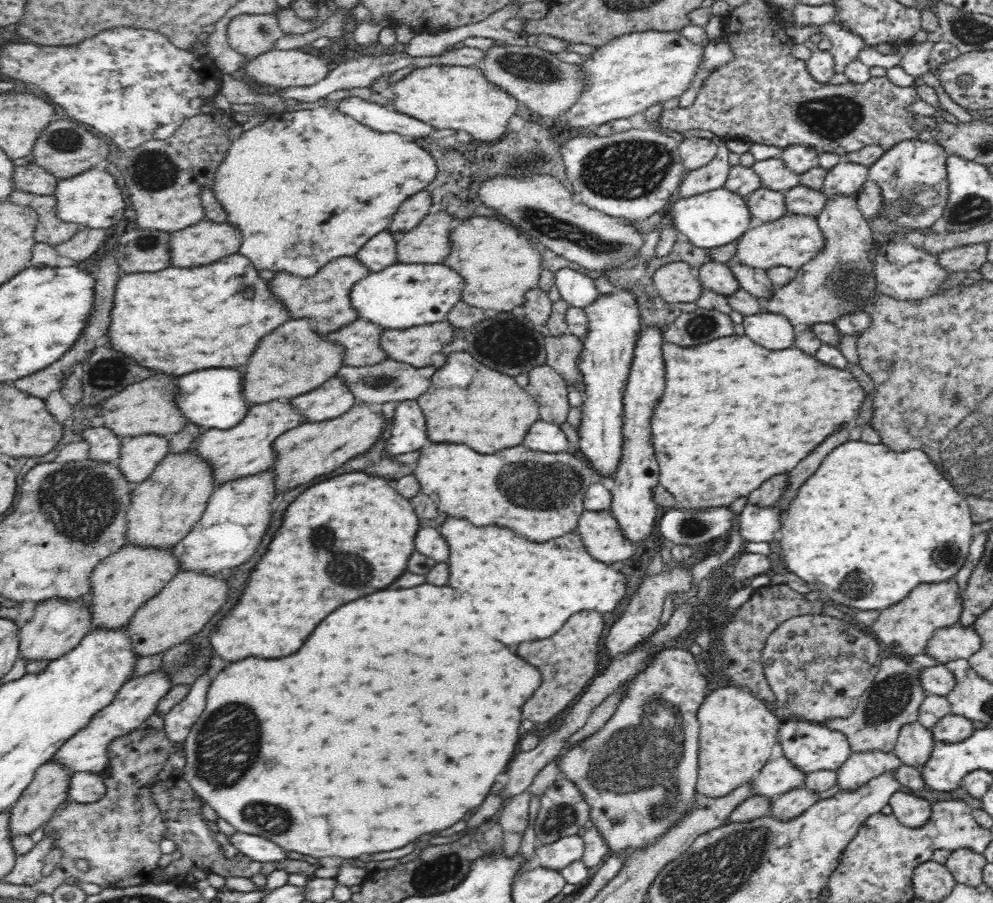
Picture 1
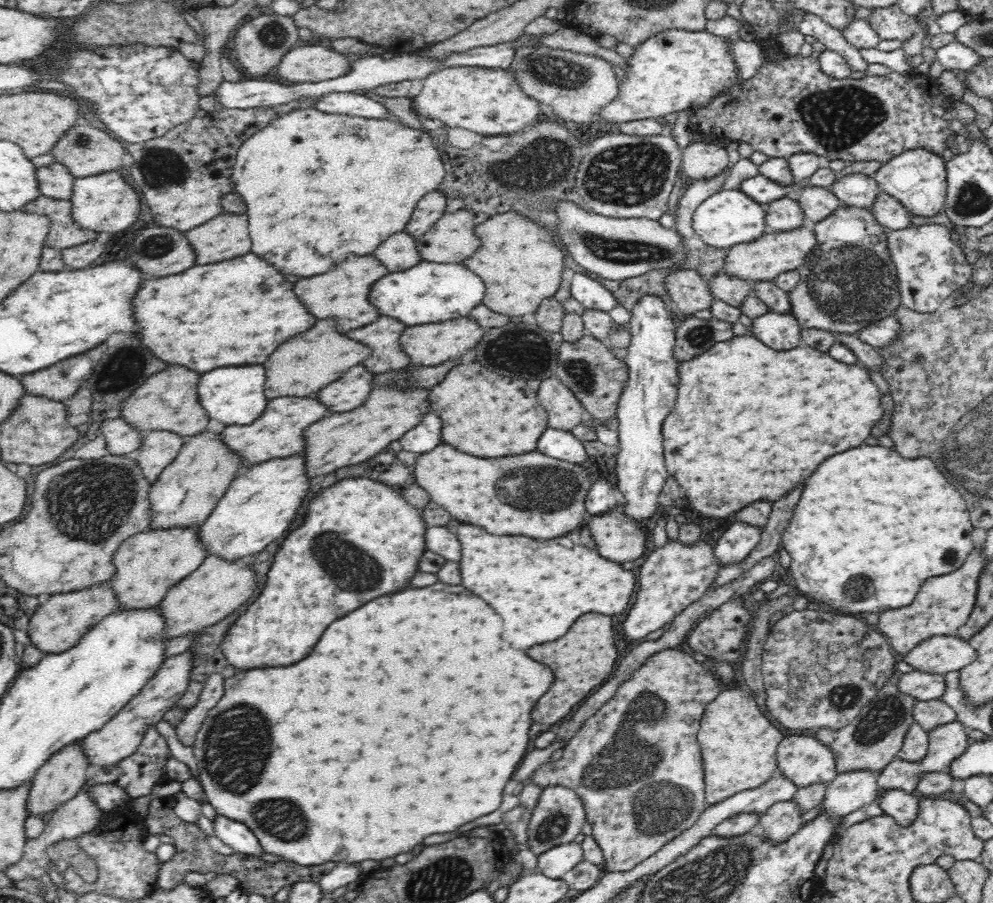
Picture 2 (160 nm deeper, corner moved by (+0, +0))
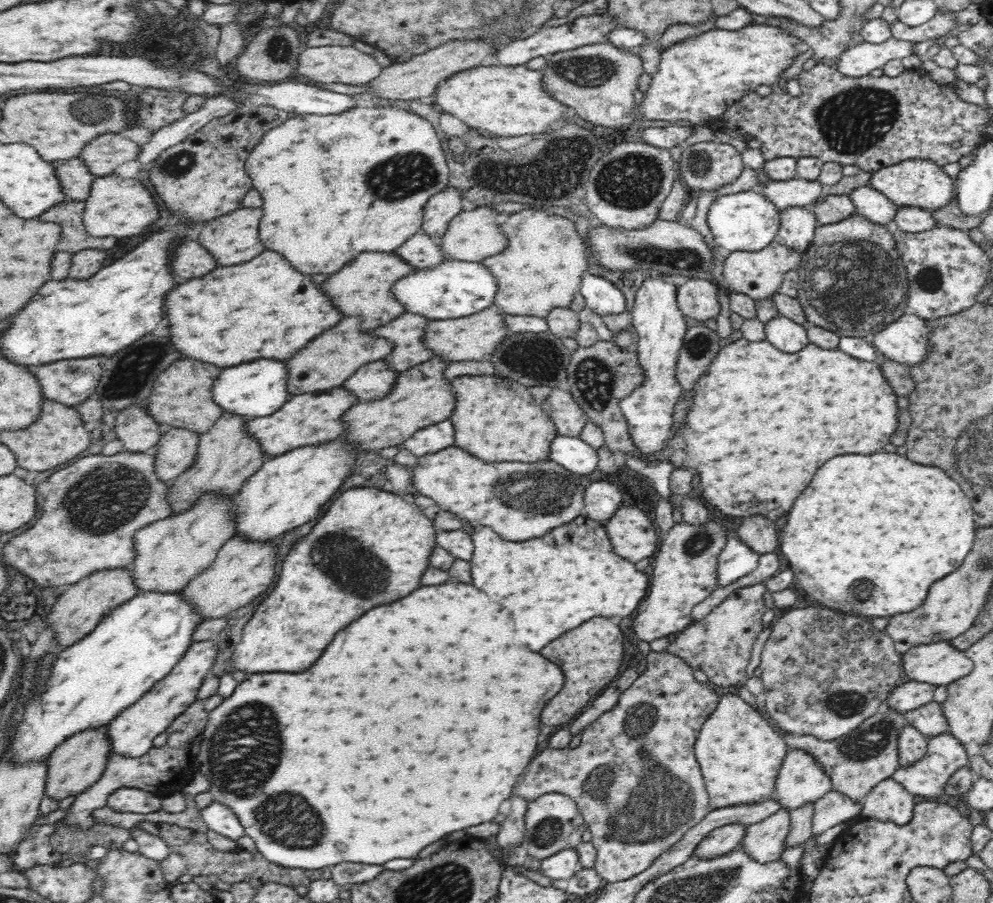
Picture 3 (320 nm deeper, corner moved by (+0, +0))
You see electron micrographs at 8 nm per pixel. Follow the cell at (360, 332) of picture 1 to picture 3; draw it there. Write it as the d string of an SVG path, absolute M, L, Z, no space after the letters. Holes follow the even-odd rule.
M406 312L371 331L395 344L393 351L385 358L389 366L402 372L436 355L433 350L426 348L423 337L430 321L417 312Z

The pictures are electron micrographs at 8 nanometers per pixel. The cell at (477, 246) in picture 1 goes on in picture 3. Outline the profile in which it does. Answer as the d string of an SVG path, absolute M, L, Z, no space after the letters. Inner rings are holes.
M518 212L502 224L502 231L509 243L506 250L481 260L495 276L498 294L494 304L502 308L506 315L538 316L546 318L555 308L571 308L574 296L580 292L583 276L588 273L591 250L584 244L585 240L578 233L574 222L564 216L548 216L544 212Z

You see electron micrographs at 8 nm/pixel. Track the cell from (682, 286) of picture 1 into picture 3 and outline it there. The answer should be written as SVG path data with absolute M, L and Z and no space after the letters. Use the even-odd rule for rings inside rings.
M691 278L678 290L678 306L684 315L700 322L717 319L720 314L718 287L710 278Z

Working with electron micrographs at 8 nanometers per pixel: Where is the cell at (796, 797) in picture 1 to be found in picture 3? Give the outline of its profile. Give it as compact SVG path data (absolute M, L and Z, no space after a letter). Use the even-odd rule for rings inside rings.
M786 809L746 827L739 848L760 863L774 862L780 859L784 838L790 830L791 816Z

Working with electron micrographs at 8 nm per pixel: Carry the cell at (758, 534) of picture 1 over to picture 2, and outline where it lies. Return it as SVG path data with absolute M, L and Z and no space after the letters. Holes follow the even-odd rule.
M737 520L718 539L713 553L721 566L741 565L760 539L760 528Z

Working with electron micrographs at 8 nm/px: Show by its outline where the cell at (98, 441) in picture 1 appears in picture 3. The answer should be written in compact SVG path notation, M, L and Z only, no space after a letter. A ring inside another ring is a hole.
M130 406L114 416L115 430L118 438L124 442L124 450L146 452L156 446L164 436L147 406Z

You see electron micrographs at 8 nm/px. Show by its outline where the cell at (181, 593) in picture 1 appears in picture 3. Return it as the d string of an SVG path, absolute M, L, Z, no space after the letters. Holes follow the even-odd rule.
M235 535L217 552L214 562L204 572L195 576L182 590L192 604L195 604L197 612L203 616L203 620L209 618L222 618L227 616L232 610L250 604L256 596L260 596L262 592L266 592L274 578L276 578L276 556L278 556L278 546L274 546L274 542L280 542L280 539L270 540L252 540L247 536Z

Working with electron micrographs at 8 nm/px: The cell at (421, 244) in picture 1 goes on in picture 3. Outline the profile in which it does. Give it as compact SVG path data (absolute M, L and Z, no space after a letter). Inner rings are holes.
M465 210L457 214L450 222L448 232L444 237L439 238L442 250L448 259L462 260L466 262L481 262L485 258L496 256L506 250L509 240L502 226L498 224L498 212L490 210L476 210L466 212Z

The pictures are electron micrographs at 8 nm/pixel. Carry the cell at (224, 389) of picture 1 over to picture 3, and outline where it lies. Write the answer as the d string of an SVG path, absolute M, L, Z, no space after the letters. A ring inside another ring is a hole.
M254 360L248 364L240 364L234 368L226 368L213 384L213 399L224 411L245 416L252 420L262 416L270 416L286 404L294 394L288 392L288 368L282 360Z

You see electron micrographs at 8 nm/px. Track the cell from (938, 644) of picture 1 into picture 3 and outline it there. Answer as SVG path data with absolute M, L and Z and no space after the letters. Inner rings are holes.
M947 641L922 644L902 655L906 676L912 682L947 687L968 677L973 670L970 658Z

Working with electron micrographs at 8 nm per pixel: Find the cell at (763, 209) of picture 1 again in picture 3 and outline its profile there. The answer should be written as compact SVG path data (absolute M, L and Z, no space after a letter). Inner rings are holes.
M798 206L780 211L782 226L777 237L778 241L780 240L788 249L803 253L810 246L816 228L820 226L816 215L811 208Z

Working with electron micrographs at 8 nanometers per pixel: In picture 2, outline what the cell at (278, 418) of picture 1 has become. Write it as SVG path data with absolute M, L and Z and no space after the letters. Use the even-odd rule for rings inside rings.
M317 397L273 398L266 405L262 416L252 424L228 425L222 432L223 441L237 452L248 466L266 462L274 458L286 458L297 453L304 453L306 430L311 424L330 414L329 408Z

